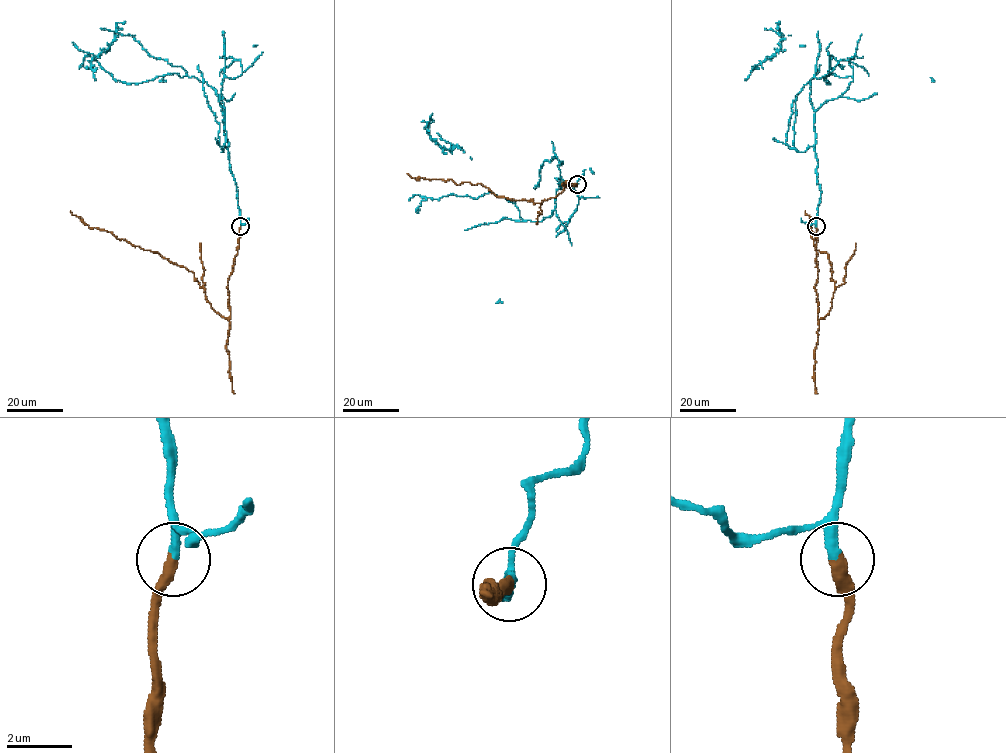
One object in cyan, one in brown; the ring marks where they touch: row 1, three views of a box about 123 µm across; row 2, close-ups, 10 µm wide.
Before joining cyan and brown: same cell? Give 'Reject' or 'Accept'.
Accept

